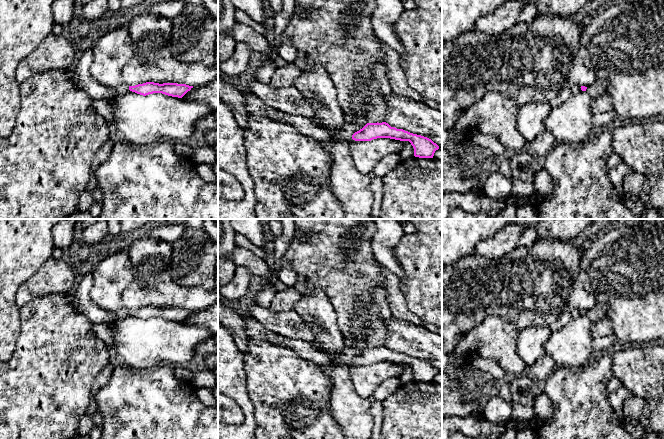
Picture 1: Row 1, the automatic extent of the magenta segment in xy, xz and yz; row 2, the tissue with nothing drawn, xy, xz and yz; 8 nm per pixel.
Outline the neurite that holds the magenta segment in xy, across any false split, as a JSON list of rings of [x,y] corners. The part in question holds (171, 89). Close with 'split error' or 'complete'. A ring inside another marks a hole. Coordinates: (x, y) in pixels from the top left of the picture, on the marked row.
[[[146,82],[135,86],[128,86],[126,84],[123,84],[115,88],[115,95],[123,96],[129,91],[132,91],[143,96],[153,93],[162,93],[168,96],[182,98],[192,88],[193,86],[177,83],[159,84],[154,82]]]; split error

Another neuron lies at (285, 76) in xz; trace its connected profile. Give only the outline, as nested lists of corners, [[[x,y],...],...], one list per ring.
[[[290,62],[287,66],[277,68],[269,85],[273,88],[291,87],[301,73],[302,71],[295,64]]]

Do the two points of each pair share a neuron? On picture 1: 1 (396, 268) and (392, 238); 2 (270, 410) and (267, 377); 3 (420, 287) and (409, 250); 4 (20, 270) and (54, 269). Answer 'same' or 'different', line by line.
1: same
2: same
3: same
4: different

